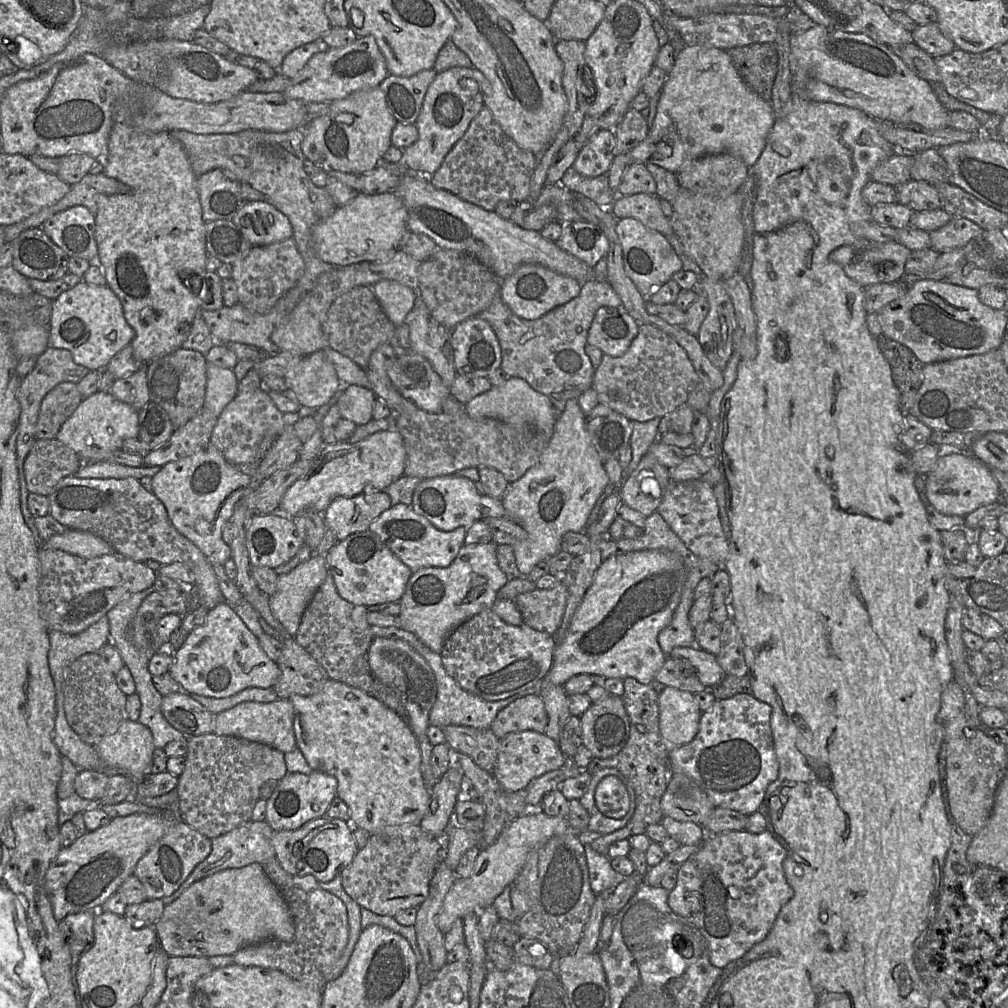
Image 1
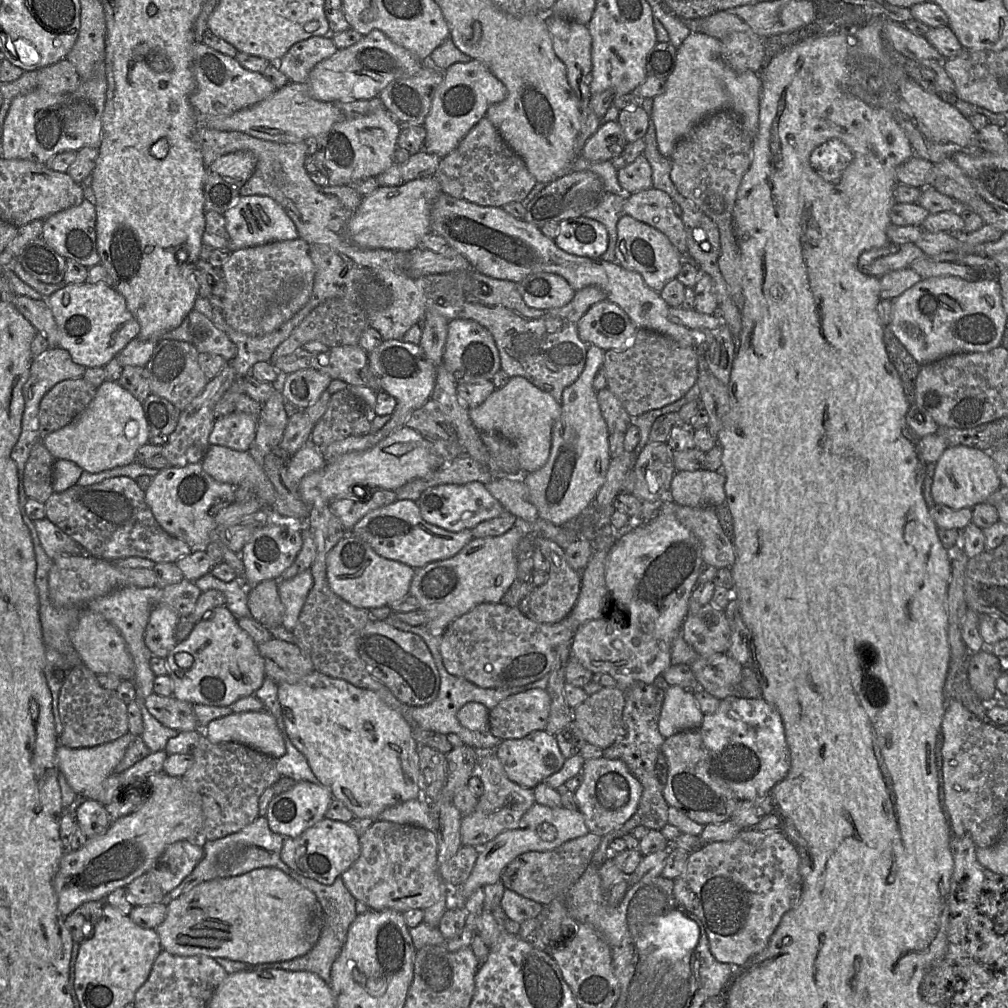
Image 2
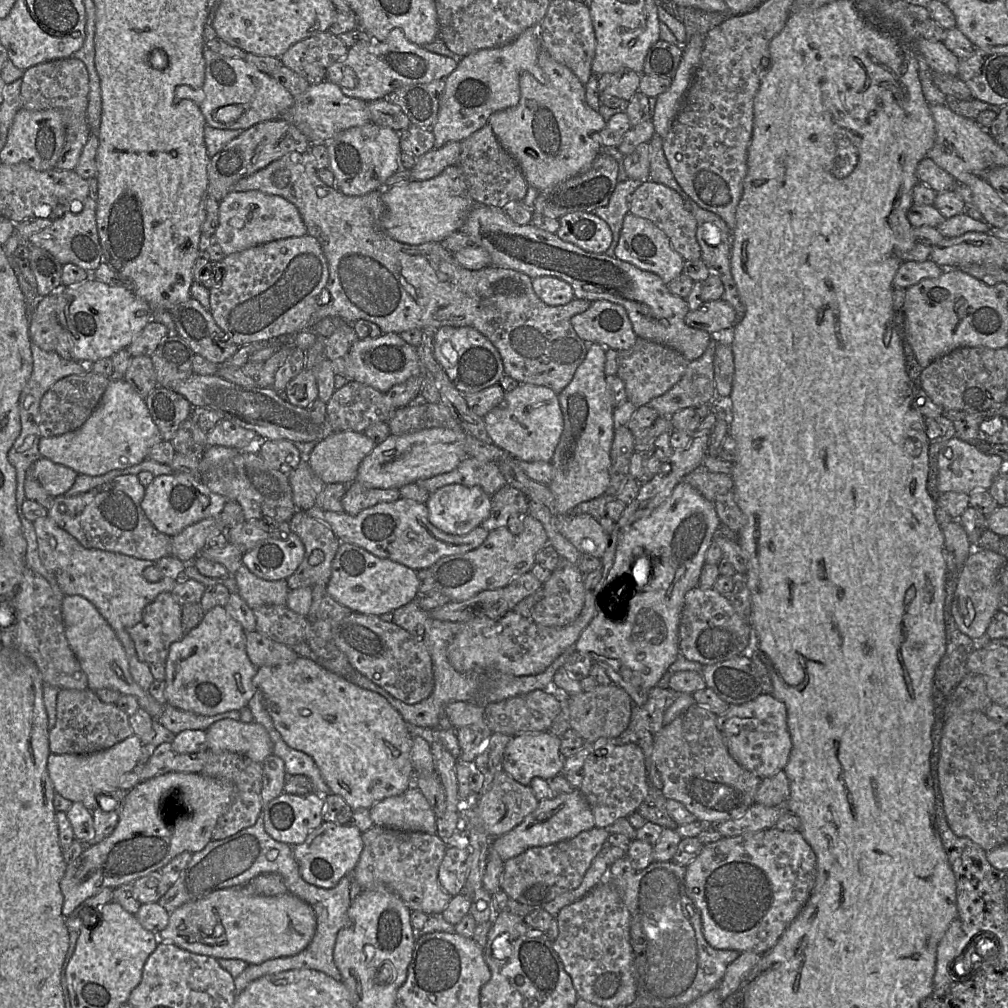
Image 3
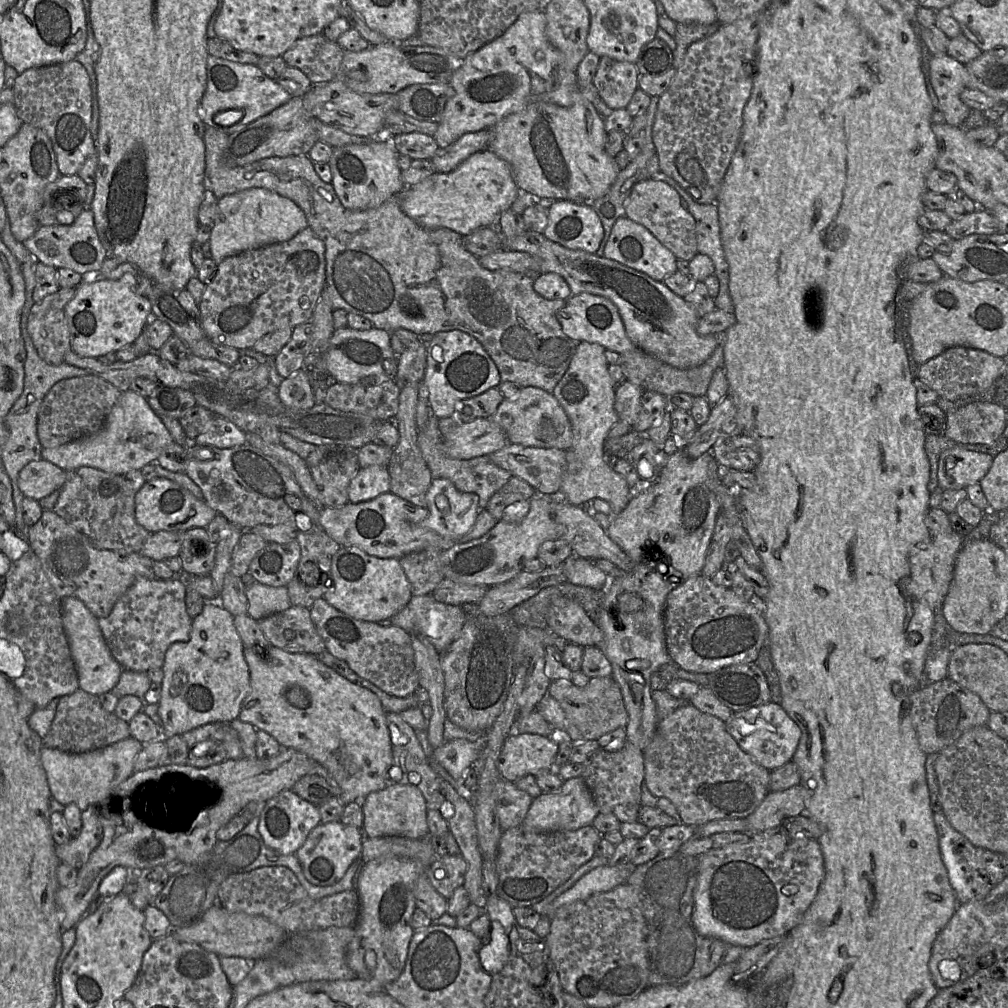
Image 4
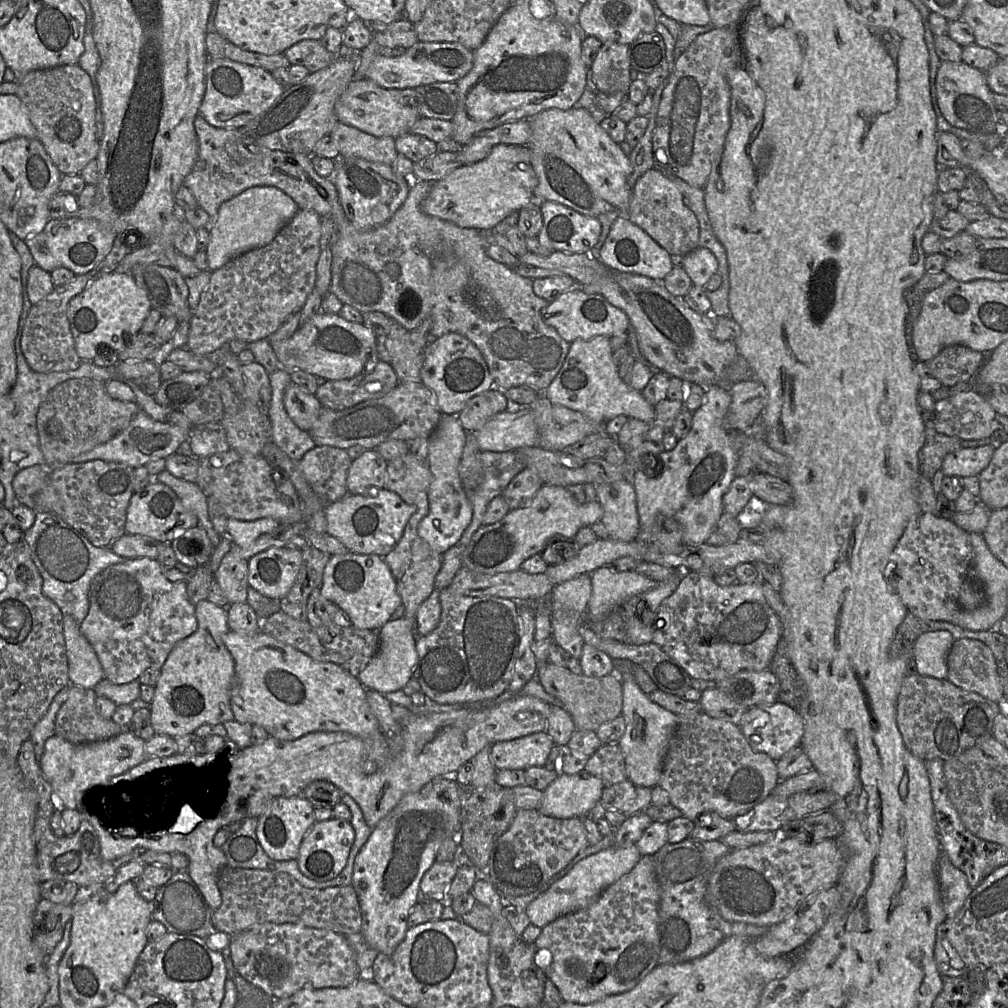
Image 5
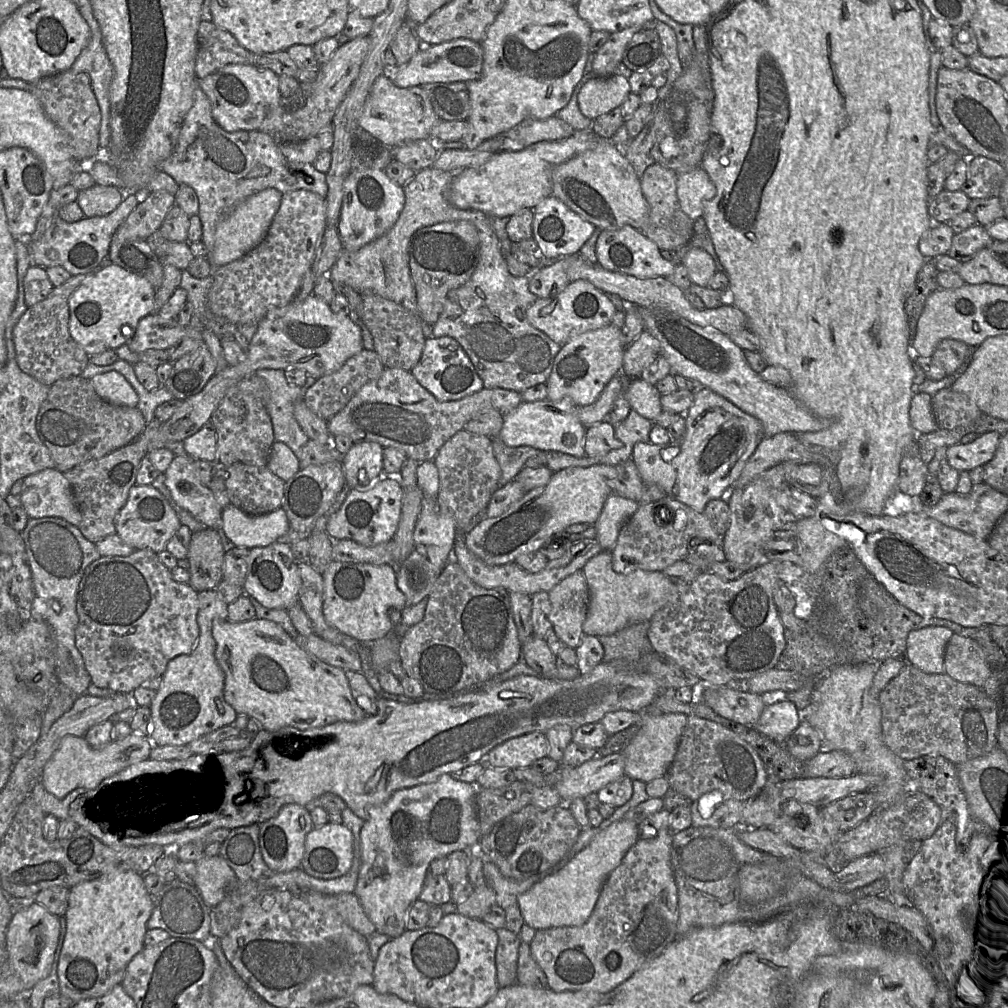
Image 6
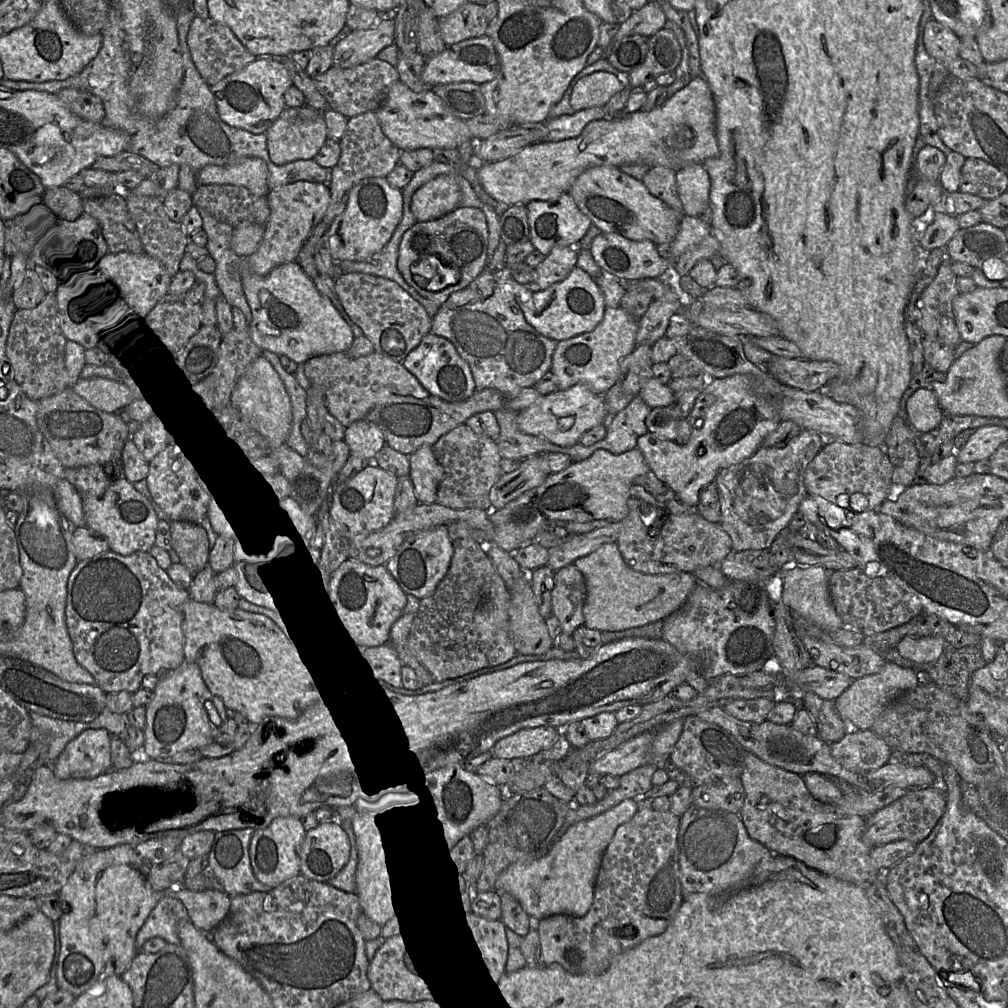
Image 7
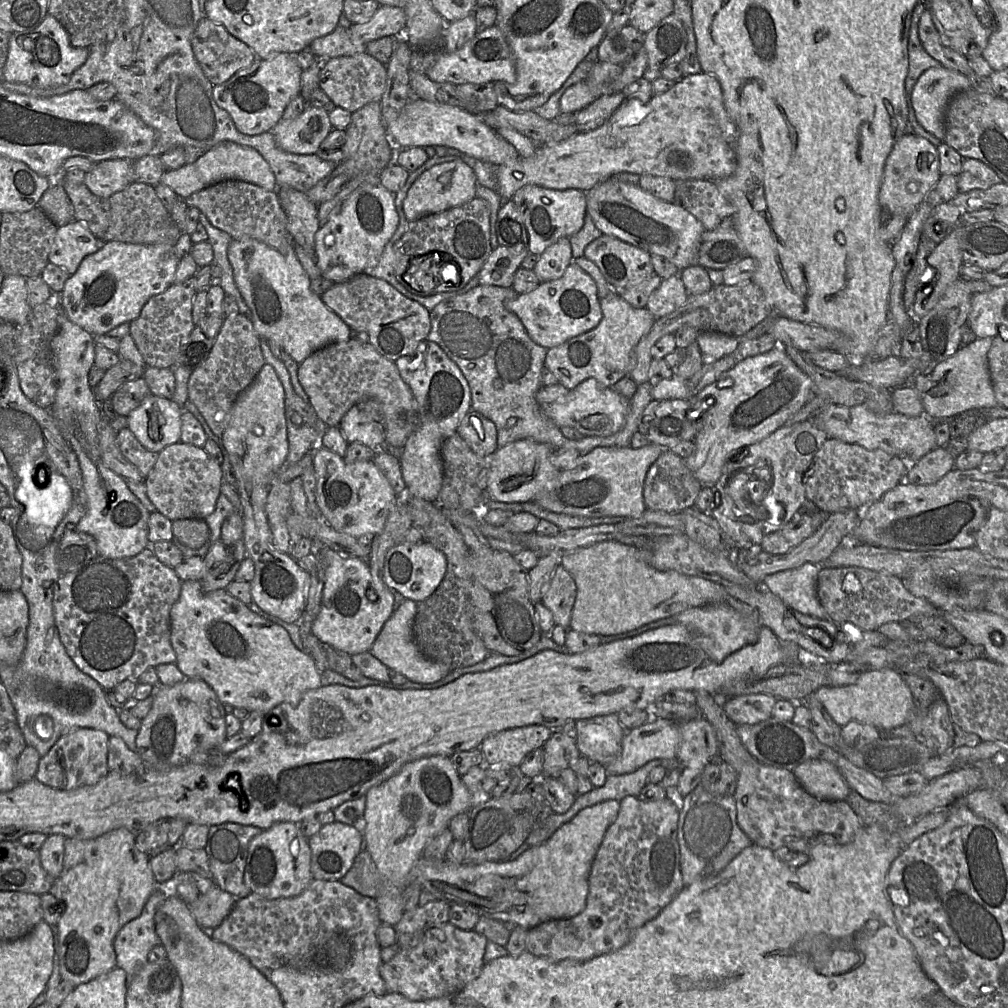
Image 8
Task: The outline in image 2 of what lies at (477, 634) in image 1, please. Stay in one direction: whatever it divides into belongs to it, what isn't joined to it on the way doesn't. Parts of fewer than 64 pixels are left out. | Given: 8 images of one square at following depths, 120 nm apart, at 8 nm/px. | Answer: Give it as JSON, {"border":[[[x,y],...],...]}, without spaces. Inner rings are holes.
{"border":[[[595,549],[594,553],[590,557],[588,564],[586,567],[581,571],[582,583],[581,583],[581,590],[578,597],[578,600],[575,604],[575,607],[571,611],[571,613],[561,620],[558,623],[554,624],[545,624],[545,623],[538,623],[527,616],[525,616],[518,607],[509,607],[502,602],[499,603],[482,603],[474,607],[472,610],[467,612],[466,614],[460,616],[459,618],[455,619],[445,630],[444,634],[442,635],[442,641],[440,645],[440,652],[442,656],[442,661],[446,670],[458,677],[462,677],[477,686],[483,688],[498,688],[498,689],[506,689],[512,688],[516,686],[523,686],[532,682],[535,682],[541,678],[543,678],[546,674],[550,673],[551,669],[553,668],[555,661],[557,659],[557,648],[561,643],[572,643],[572,640],[578,631],[578,629],[586,622],[599,619],[605,617],[605,610],[607,610],[607,600],[608,600],[608,590],[605,584],[605,566],[606,566],[606,559],[608,556],[610,549]]]}

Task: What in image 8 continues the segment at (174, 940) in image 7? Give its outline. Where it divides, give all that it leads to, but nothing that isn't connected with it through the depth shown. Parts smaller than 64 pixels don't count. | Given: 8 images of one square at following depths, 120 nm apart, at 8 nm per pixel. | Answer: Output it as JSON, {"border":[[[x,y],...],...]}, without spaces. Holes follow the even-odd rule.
{"border":[[[155,891],[147,900],[141,914],[135,919],[127,922],[115,936],[113,947],[116,954],[116,965],[126,972],[126,985],[131,983],[135,973],[147,962],[149,951],[158,944],[160,938],[155,932],[155,913],[167,896],[161,891]]]}

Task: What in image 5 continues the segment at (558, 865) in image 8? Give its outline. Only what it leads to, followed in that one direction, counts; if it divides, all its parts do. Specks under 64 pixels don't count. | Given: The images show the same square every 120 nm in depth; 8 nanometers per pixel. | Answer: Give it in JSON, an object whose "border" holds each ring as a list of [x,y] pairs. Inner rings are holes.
{"border":[[[633,844],[629,846],[613,845],[583,858],[566,875],[540,892],[528,904],[524,911],[530,919],[530,923],[543,928],[559,917],[587,908],[600,897],[607,887],[630,872],[641,856],[636,844]]]}

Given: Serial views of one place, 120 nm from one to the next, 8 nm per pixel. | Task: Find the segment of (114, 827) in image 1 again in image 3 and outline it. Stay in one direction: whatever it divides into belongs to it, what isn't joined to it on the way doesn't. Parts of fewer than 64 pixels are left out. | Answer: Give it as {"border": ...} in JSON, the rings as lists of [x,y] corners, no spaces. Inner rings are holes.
{"border":[[[170,771],[153,778],[140,781],[127,793],[119,821],[113,832],[99,843],[85,845],[83,853],[74,862],[66,866],[60,889],[63,894],[62,914],[68,917],[87,898],[93,896],[103,888],[116,888],[126,883],[133,883],[136,879],[153,871],[159,871],[178,854],[188,851],[196,853],[202,850],[211,840],[212,833],[221,814],[232,799],[232,785],[226,780],[219,780],[203,773],[186,773]],[[176,794],[182,797],[187,806],[183,816],[177,815],[172,820],[166,814],[166,809],[160,812],[160,804],[170,796]]]}

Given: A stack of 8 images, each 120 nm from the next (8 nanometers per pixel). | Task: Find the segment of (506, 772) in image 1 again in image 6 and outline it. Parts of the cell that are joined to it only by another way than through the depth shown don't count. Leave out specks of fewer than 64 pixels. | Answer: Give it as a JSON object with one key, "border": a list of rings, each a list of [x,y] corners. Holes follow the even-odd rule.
{"border":[[[531,732],[495,746],[486,755],[484,764],[510,769],[530,767],[535,760],[546,757],[548,752],[549,742],[545,732]]]}

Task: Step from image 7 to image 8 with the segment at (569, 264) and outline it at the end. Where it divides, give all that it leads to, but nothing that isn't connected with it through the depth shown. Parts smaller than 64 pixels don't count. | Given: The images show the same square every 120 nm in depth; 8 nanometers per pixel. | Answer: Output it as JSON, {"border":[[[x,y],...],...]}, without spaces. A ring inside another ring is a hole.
{"border":[[[562,237],[550,245],[539,256],[533,271],[540,283],[561,278],[566,268],[573,262],[569,238]]]}

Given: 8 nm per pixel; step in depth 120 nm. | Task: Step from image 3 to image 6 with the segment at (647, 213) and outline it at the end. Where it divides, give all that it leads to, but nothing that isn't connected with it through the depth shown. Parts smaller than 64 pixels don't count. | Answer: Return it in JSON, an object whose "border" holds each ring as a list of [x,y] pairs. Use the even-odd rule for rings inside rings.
{"border":[[[655,163],[640,179],[642,193],[649,205],[649,216],[641,232],[654,241],[660,250],[678,250],[687,245],[694,235],[694,220],[681,209],[677,197],[678,173]]]}

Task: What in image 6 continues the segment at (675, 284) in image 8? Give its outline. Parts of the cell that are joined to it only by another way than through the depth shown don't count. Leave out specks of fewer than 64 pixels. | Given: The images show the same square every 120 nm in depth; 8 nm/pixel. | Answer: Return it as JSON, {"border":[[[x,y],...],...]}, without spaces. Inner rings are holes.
{"border":[[[644,330],[630,346],[627,346],[622,373],[630,380],[641,378],[643,370],[659,354],[660,342],[648,331]]]}

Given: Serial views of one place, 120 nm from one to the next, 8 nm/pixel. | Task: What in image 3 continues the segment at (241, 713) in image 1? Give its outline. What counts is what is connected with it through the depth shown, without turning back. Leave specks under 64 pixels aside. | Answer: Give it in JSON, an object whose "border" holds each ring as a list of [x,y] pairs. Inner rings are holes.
{"border":[[[230,718],[213,723],[207,730],[208,749],[213,753],[235,752],[262,763],[273,753],[273,743],[266,728],[253,721],[250,723]]]}

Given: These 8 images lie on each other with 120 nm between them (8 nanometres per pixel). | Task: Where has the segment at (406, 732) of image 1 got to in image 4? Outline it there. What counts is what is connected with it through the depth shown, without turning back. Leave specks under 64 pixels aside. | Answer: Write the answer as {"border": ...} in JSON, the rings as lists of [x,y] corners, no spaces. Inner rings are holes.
{"border":[[[271,645],[266,651],[263,651],[261,647],[244,647],[243,655],[249,668],[250,693],[242,703],[238,716],[239,720],[251,723],[257,730],[265,731],[275,738],[280,745],[302,752],[318,764],[324,766],[329,772],[332,783],[337,787],[337,795],[345,803],[361,802],[369,793],[382,790],[391,785],[391,780],[388,778],[388,771],[392,766],[393,760],[392,742],[387,723],[387,712],[376,694],[367,688],[352,683],[311,654],[289,653]]]}

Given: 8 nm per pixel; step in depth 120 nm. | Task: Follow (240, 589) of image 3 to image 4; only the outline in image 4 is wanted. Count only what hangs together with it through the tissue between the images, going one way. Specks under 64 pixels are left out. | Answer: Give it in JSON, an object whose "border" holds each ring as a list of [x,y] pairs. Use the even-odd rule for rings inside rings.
{"border":[[[255,581],[245,587],[248,599],[247,614],[259,621],[292,606],[287,586],[273,587]]]}

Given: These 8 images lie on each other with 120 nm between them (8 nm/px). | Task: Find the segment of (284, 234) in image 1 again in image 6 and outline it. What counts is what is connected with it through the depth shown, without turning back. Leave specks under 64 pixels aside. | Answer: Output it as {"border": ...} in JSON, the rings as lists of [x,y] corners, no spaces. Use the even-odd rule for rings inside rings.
{"border":[[[267,188],[248,197],[222,219],[216,229],[212,253],[205,257],[210,264],[215,267],[224,266],[242,258],[258,246],[267,236],[273,218],[280,207],[282,196],[280,191]]]}

